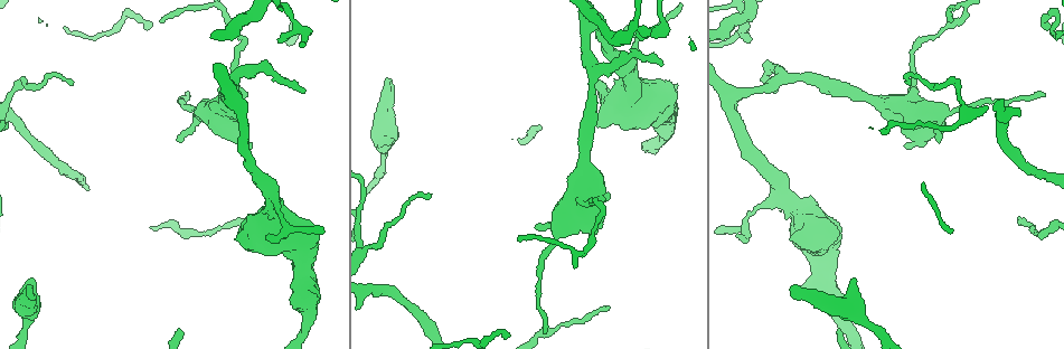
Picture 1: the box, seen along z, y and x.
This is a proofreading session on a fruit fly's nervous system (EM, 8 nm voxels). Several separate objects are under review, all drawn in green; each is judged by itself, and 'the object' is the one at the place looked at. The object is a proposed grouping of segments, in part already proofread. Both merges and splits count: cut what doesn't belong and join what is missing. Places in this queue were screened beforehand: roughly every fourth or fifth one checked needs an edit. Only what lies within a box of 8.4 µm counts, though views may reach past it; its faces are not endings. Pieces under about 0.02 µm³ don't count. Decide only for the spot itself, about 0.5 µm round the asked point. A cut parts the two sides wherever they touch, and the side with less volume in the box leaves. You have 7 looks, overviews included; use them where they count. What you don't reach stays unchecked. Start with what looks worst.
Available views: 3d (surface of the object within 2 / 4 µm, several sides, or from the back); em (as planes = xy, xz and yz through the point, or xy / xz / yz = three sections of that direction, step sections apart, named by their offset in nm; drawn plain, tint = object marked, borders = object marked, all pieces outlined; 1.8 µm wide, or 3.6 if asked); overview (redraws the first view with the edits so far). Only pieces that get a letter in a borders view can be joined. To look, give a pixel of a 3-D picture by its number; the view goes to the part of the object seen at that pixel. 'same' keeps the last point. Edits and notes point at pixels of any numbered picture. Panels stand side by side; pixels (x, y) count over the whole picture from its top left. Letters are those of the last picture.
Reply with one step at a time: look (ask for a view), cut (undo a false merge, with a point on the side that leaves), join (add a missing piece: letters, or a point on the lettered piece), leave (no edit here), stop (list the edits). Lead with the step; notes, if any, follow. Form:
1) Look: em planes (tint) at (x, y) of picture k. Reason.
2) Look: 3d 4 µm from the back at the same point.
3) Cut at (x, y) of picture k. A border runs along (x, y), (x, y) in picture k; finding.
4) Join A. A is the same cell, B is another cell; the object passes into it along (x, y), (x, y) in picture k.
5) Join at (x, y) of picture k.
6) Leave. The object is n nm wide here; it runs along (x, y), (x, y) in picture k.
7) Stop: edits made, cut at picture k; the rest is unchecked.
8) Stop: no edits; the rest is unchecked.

Look: 3d 4 µm at (661, 64) of picture 1. Branch stops here.

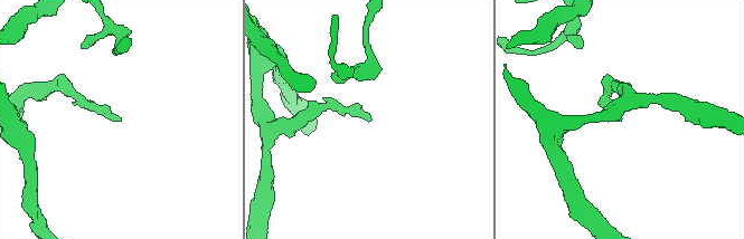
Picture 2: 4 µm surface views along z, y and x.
Look: em planes (plain) at (620, 119) of picture 2.

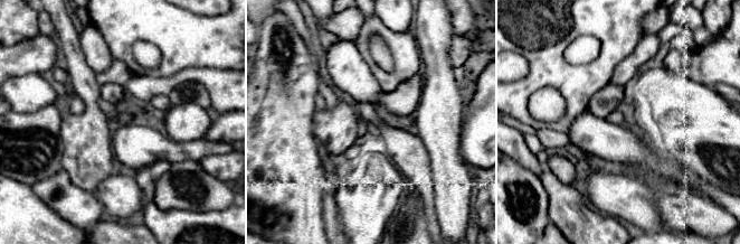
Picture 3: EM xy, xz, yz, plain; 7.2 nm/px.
Look: em planes (borders) at the same point.

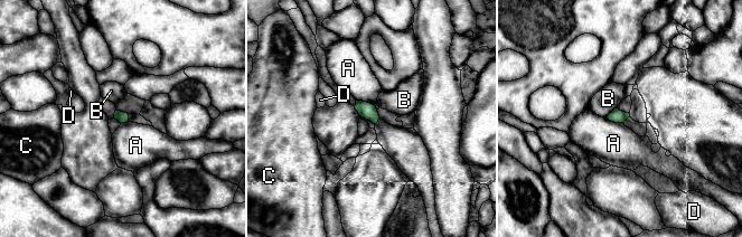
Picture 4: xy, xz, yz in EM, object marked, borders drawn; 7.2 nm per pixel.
Leave. A, B, C and D are other cells; no lettered piece goes on from it.

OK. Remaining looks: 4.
Look: 3d 4 µm at (593, 195) of picture 1. Three arms meet.

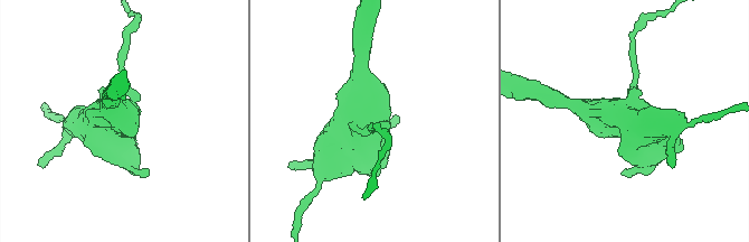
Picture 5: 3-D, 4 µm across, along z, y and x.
Look: em 3.6 µm xz step 4 (tint) at (372, 115) of picture 5.

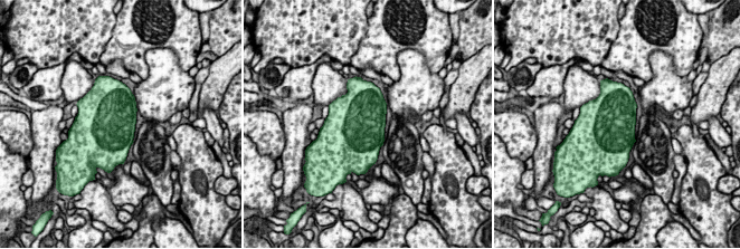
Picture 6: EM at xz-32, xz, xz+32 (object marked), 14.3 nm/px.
Look: em 3.6 µm planes (borders) at the same point.

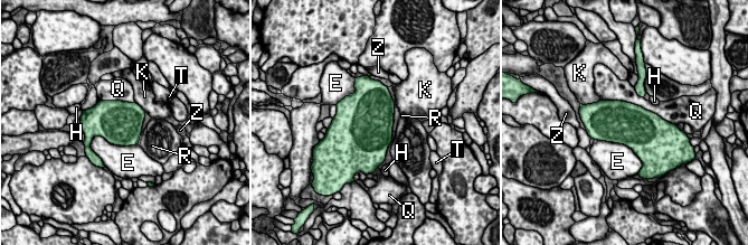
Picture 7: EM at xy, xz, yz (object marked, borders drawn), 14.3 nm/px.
Leave. E, H, K, Q, R, T and Z are other cells; a border runs along (600, 100), (631, 102), (664, 120) in picture 7; continuous, no second neuron.

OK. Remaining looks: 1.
Stop: no edits; the rest is unchecked.

